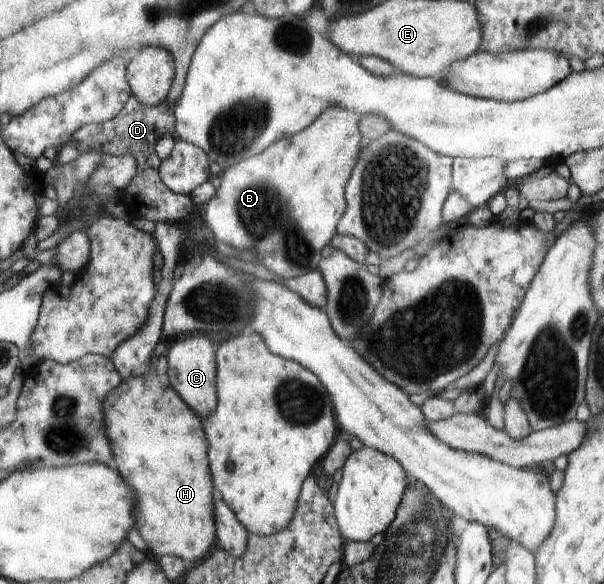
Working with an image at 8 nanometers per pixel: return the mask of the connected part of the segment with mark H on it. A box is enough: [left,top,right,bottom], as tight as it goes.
[108,371,247,565]

